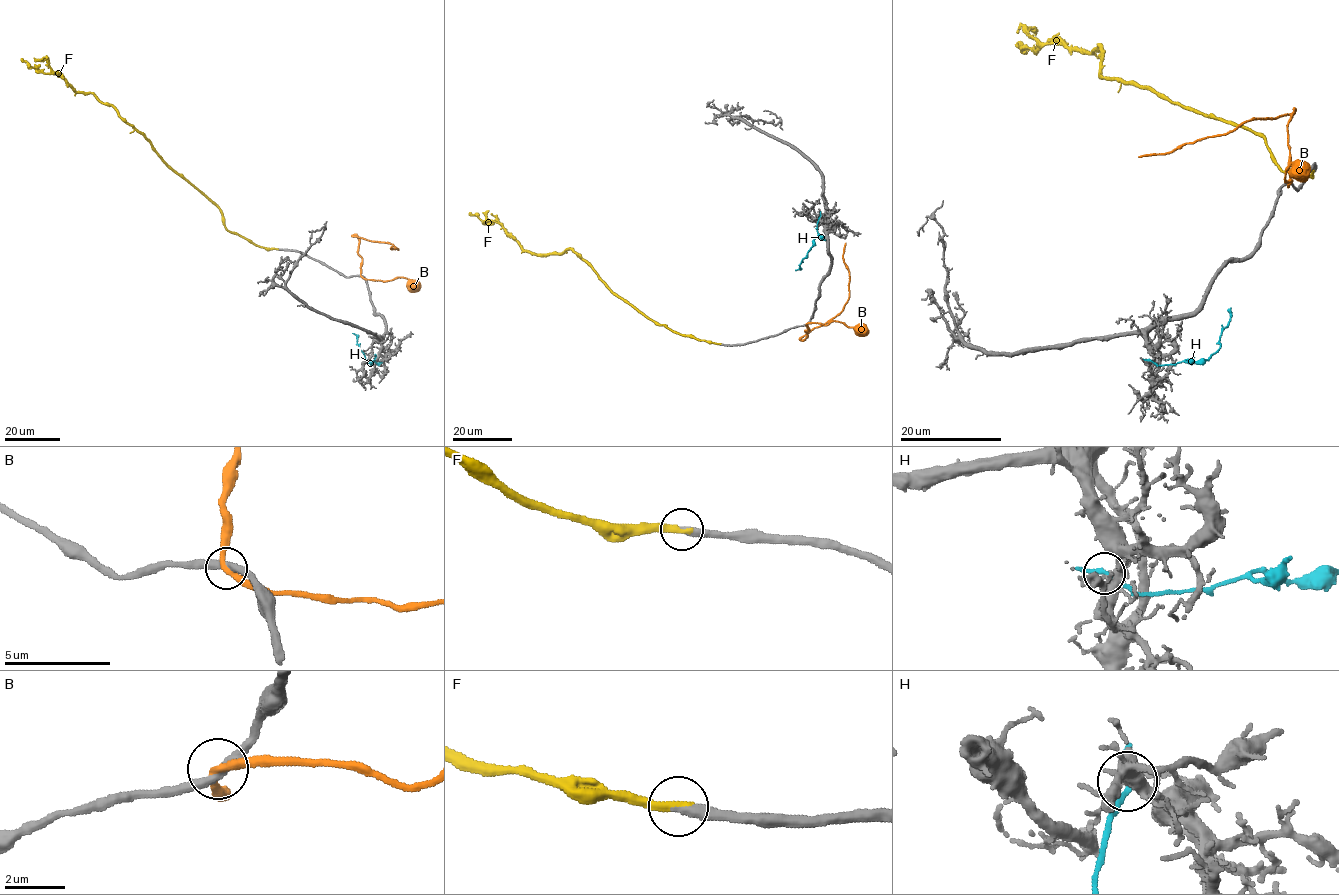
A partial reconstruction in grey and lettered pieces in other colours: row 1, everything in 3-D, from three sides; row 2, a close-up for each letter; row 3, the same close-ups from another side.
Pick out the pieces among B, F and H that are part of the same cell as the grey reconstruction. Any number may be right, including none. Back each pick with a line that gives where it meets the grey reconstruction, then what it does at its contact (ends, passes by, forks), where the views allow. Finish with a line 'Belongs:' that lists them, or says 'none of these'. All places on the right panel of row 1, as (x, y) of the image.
F: contact (1313, 170); it ends
Belongs: F

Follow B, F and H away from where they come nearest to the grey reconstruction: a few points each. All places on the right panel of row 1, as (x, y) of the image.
B: (1288, 183), (1287, 123), (1294, 110), (1275, 118), (1254, 117), (1221, 135), (1184, 143), (1164, 154), (1138, 157)
F: (1313, 170), (1286, 173), (1250, 129), (1107, 79), (1099, 45), (1091, 52), (1058, 42), (1035, 53), (1018, 42)
H: (1150, 360), (1158, 366), (1186, 360), (1204, 361), (1220, 347), (1221, 329), (1229, 320), (1231, 308)

